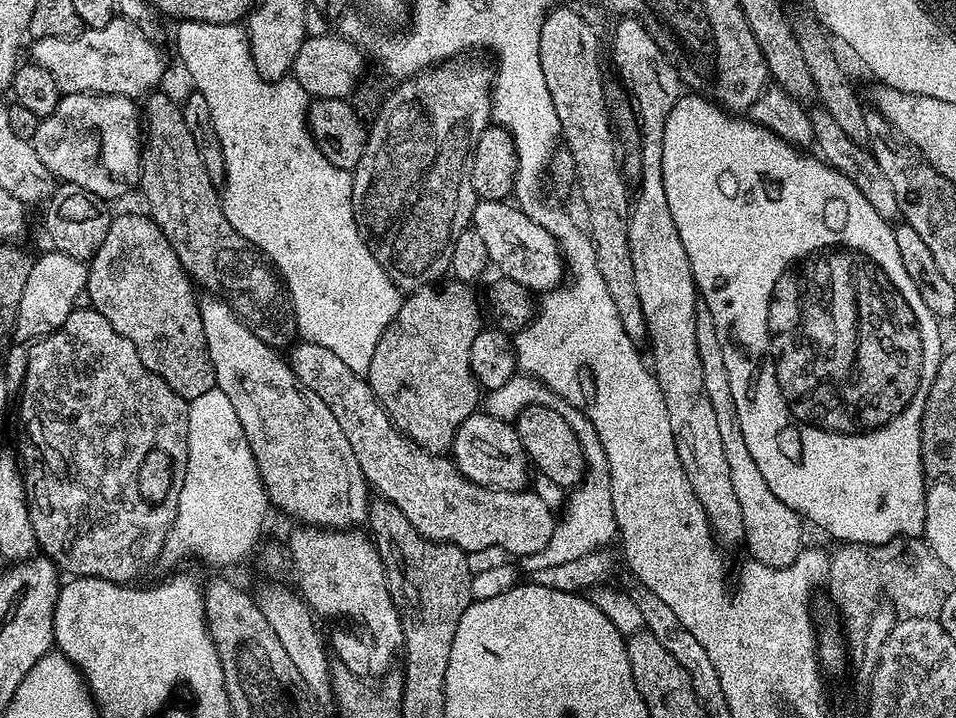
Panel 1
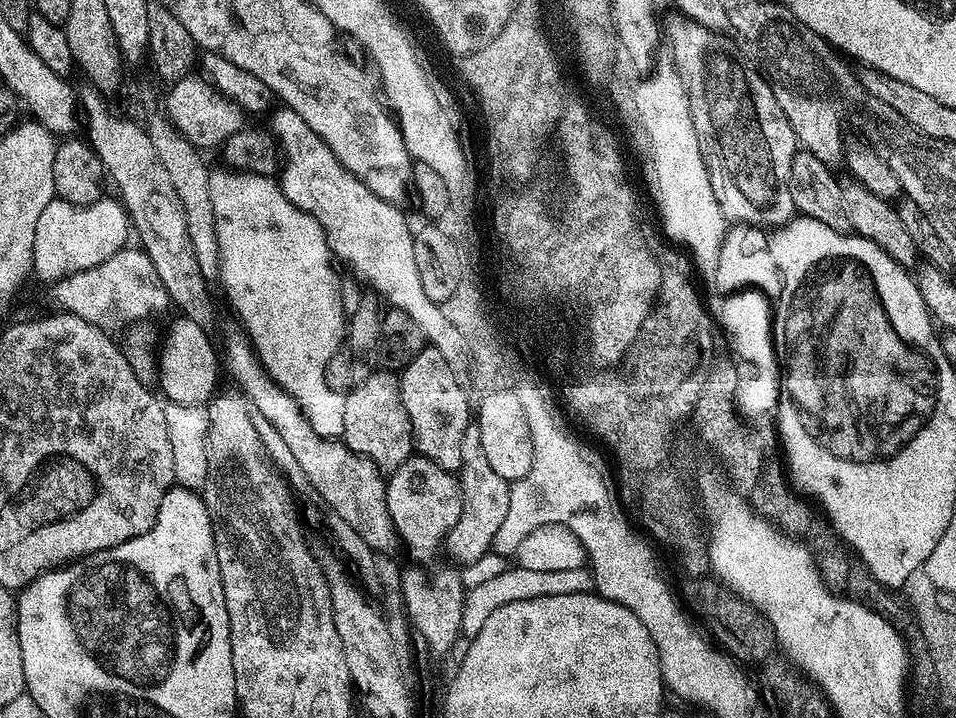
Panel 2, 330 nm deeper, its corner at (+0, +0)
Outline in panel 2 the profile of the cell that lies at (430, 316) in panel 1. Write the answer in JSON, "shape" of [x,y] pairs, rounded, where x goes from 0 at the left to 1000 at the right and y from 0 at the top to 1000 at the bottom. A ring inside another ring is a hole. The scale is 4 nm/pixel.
{"shape":[[[391,515],[386,524],[381,525],[381,531],[372,540],[367,540],[360,552],[362,572],[360,572],[358,599],[359,616],[366,627],[370,627],[374,634],[382,635],[390,641],[403,659],[413,657],[414,650],[421,643],[425,643],[433,630],[433,614],[431,611],[431,585],[425,574],[425,565],[421,563],[421,549],[418,547],[418,531],[415,519],[410,515]]]}

